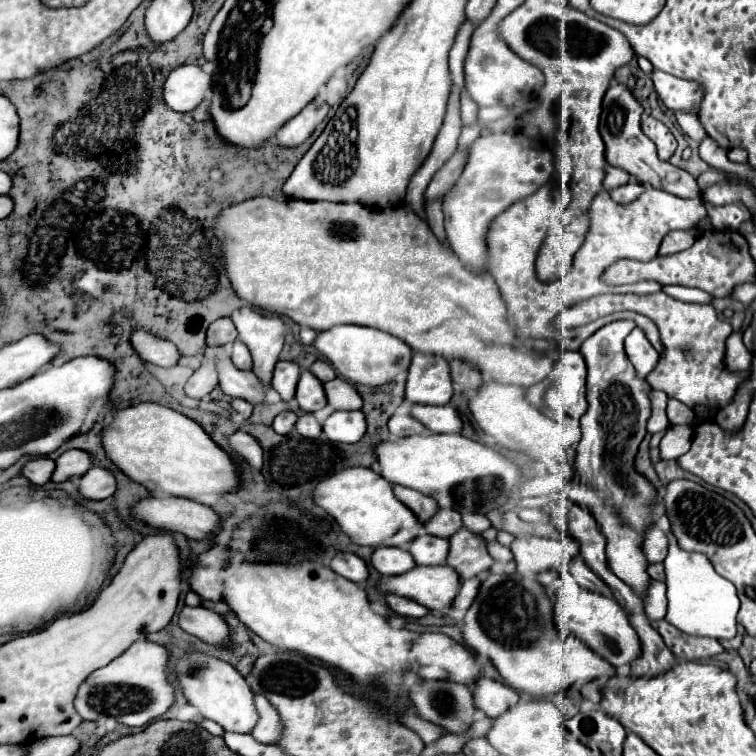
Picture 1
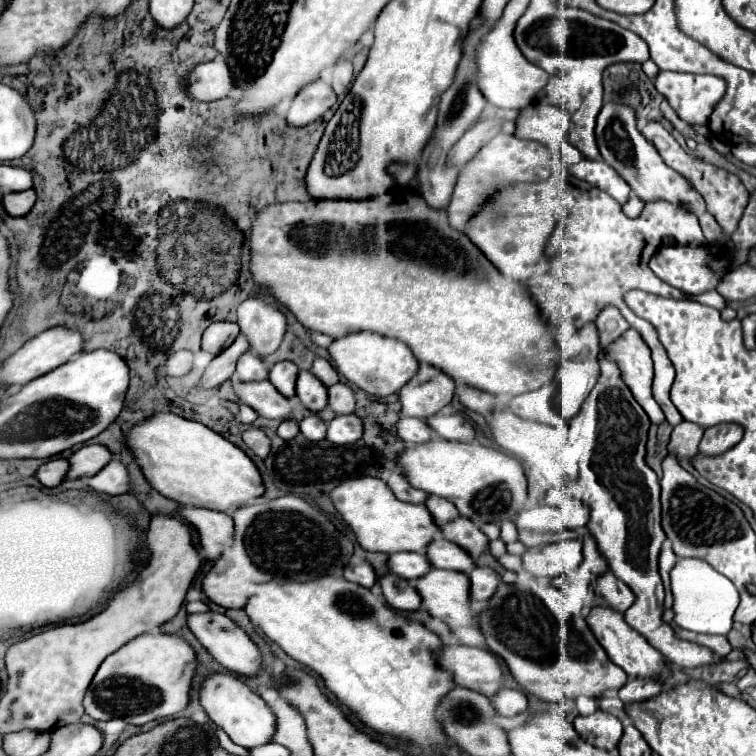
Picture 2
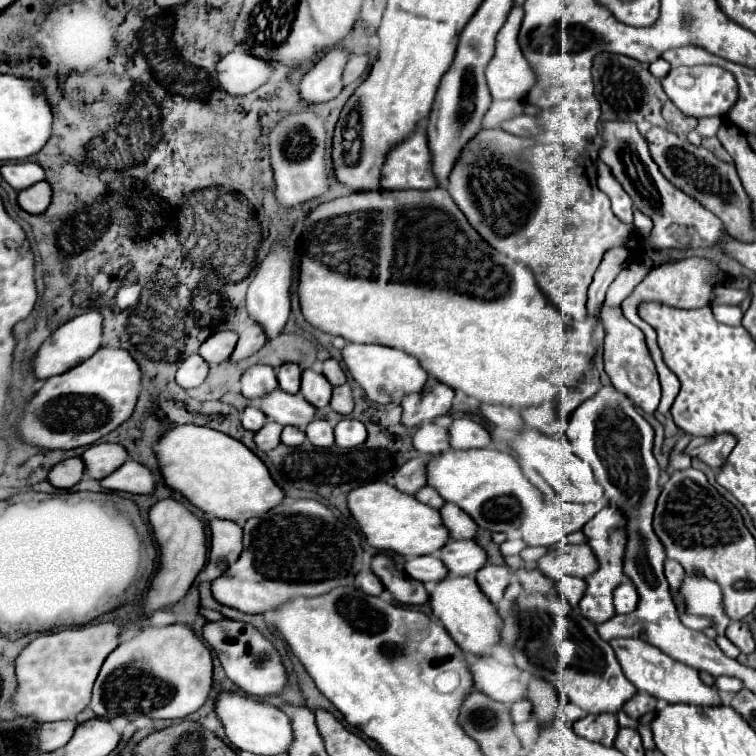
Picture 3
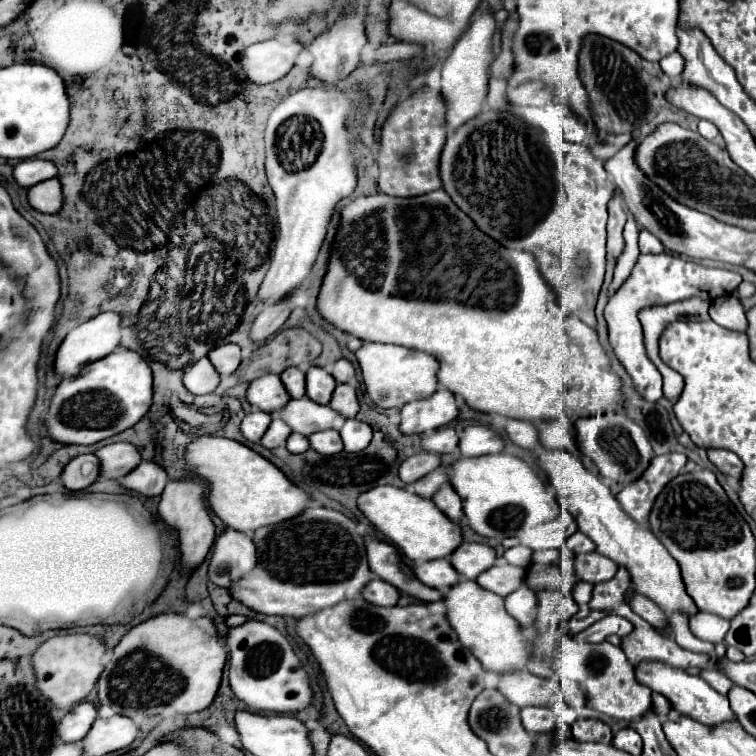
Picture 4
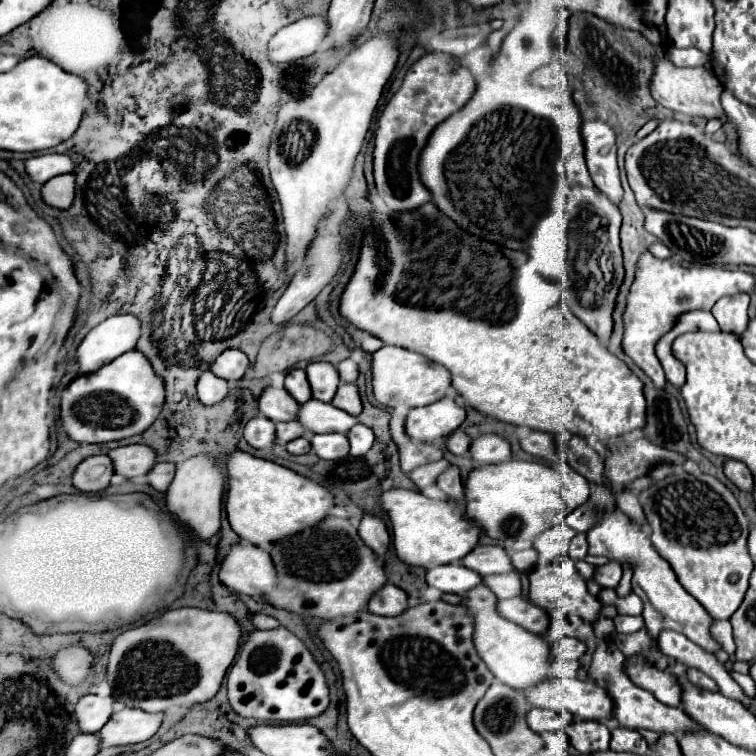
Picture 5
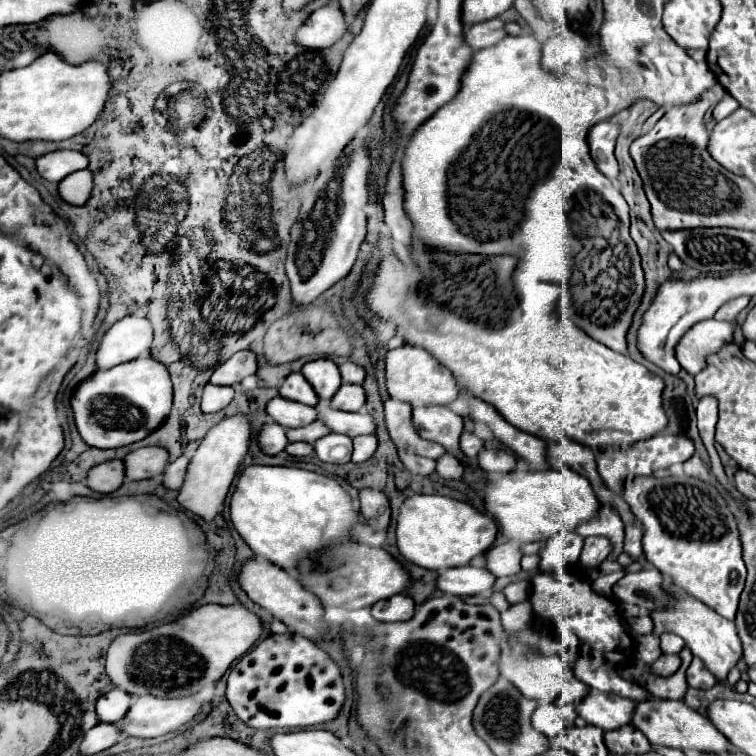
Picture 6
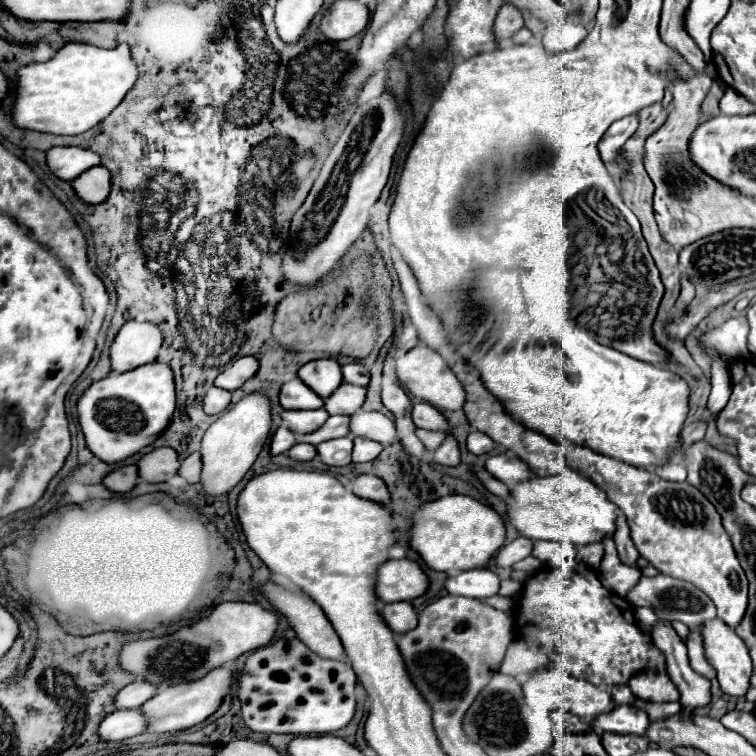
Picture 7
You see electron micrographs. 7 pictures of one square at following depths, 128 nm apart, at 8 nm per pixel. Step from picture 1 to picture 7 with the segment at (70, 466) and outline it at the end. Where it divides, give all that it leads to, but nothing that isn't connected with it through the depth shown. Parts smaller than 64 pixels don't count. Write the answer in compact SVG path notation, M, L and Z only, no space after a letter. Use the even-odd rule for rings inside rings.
M156 448L138 460L138 476L146 482L166 482L176 474L180 462L172 448Z

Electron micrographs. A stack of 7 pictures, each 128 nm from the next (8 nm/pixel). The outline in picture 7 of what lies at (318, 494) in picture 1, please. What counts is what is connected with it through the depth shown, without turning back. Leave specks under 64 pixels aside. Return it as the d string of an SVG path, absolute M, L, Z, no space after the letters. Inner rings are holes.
M458 494L420 504L414 512L414 524L410 528L410 546L420 554L428 568L438 572L460 572L470 566L486 566L504 544L504 538L504 522L490 506Z

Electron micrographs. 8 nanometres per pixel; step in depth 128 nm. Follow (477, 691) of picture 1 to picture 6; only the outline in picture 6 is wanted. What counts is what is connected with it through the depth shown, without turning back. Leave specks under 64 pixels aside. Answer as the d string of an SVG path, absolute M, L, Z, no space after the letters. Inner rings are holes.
M548 704L548 706L538 706L532 714L532 726L538 732L544 732L548 736L558 736L564 728L572 728L576 720L576 710L572 706L558 706L558 704Z

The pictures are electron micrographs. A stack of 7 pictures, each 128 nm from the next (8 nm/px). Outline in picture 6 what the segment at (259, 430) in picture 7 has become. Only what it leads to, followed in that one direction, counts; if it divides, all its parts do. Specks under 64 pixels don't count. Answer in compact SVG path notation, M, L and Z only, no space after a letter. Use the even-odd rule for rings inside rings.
M242 414L232 416L232 418L216 424L206 434L206 438L198 446L196 454L190 458L188 472L184 476L184 484L178 494L180 506L184 506L186 510L190 510L196 516L204 518L206 522L210 522L220 512L224 498L228 494L228 488L230 488L238 468L242 466L244 456L248 454L248 442L250 442L250 420L246 416L242 416Z

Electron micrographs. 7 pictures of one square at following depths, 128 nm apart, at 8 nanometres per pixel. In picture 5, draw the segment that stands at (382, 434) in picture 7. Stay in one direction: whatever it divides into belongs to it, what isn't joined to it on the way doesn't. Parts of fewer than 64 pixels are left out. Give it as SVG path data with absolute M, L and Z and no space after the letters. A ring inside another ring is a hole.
M308 400L300 404L296 420L308 428L308 434L324 434L324 432L342 432L346 434L348 428L356 424L356 418L348 412L340 412L332 404L320 400Z

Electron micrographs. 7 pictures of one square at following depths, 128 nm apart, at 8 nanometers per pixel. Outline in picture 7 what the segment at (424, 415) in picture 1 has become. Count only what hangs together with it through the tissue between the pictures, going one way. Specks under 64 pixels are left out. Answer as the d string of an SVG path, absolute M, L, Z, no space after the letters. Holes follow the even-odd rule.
M496 454L496 456L488 456L486 458L486 470L502 480L504 484L516 484L520 480L528 480L532 476L532 472L528 470L528 466L510 454Z

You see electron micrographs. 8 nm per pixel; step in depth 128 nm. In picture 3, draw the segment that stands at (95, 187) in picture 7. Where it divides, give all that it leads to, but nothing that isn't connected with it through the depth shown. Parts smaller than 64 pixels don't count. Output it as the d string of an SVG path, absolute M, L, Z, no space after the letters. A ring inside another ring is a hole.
M42 180L42 182L26 188L26 190L20 190L16 200L18 200L18 206L24 212L28 212L28 214L40 214L40 212L44 212L50 206L50 200L52 200L50 184Z

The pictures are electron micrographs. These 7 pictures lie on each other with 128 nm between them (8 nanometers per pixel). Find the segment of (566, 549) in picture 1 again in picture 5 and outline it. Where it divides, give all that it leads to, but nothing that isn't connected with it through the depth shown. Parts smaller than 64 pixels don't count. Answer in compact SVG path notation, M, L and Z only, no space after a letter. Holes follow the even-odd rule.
M608 562L604 566L598 566L594 570L594 582L598 582L600 586L604 588L616 588L618 582L620 582L620 576L622 576L622 570L620 570L620 564L618 562Z

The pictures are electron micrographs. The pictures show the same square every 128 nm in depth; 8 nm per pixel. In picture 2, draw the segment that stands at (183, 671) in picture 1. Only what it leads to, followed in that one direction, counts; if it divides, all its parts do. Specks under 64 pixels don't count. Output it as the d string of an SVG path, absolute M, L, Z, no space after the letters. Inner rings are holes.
M214 672L208 674L202 680L200 692L198 692L200 704L208 718L220 726L234 744L240 744L244 748L254 748L268 744L274 734L274 714L270 712L268 704L246 686L246 682L232 672Z

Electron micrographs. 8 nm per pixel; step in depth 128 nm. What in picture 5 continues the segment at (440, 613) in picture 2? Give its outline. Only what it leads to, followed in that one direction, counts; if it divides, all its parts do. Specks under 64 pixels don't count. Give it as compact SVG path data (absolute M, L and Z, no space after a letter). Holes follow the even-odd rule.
M478 584L476 588L464 592L462 598L464 598L462 600L464 608L468 608L468 616L472 616L472 620L474 620L474 638L472 640L474 640L476 652L484 660L488 670L502 684L508 684L510 688L516 688L516 690L524 690L524 688L530 688L530 686L550 678L550 664L548 664L550 644L542 636L532 634L532 632L524 630L522 626L502 618L496 610L498 598L494 596L494 592L490 588L486 588L484 584Z

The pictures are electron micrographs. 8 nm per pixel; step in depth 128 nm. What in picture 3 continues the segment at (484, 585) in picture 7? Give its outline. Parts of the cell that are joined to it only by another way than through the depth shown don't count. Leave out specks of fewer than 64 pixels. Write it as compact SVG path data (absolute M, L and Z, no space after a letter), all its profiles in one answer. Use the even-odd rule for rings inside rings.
M436 554L428 556L403 556L405 558L404 571L408 576L420 582L436 582L442 580L448 572L444 564L438 560Z

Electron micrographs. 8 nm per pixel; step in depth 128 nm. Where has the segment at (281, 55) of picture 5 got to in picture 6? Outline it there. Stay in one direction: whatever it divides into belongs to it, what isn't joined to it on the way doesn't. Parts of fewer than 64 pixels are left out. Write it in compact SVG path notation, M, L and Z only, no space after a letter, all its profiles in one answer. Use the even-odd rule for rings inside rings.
M324 6L312 12L306 22L296 30L294 44L312 50L330 48L338 42L348 30L348 18L342 14L338 6Z

